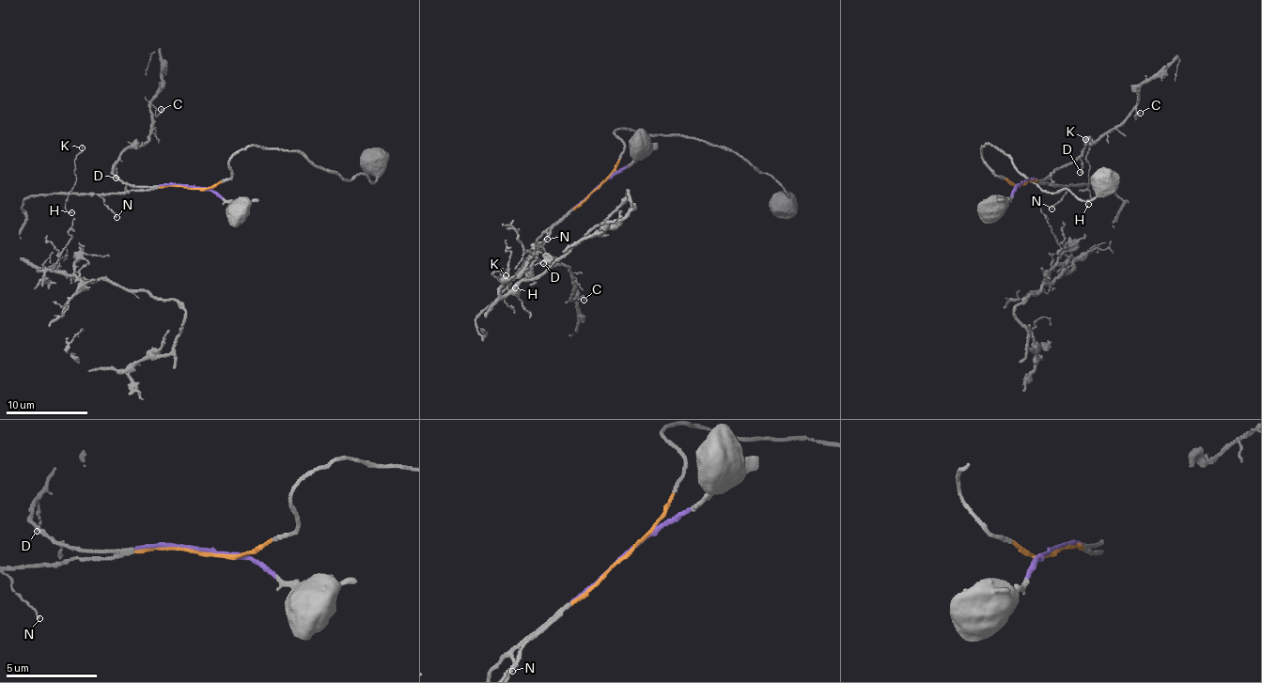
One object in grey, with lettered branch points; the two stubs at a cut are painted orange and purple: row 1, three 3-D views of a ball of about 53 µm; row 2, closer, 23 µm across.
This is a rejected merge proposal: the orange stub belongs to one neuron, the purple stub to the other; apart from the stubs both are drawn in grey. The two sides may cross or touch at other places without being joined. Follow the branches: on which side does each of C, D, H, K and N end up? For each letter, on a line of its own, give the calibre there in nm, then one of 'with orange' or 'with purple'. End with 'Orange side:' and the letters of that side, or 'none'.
C: 110 nm thick; with purple
D: 130 nm thick; with purple
H: 100 nm thick; with orange
K: 120 nm thick; with orange
N: 100 nm thick; with orange
Orange side: H, K, N

